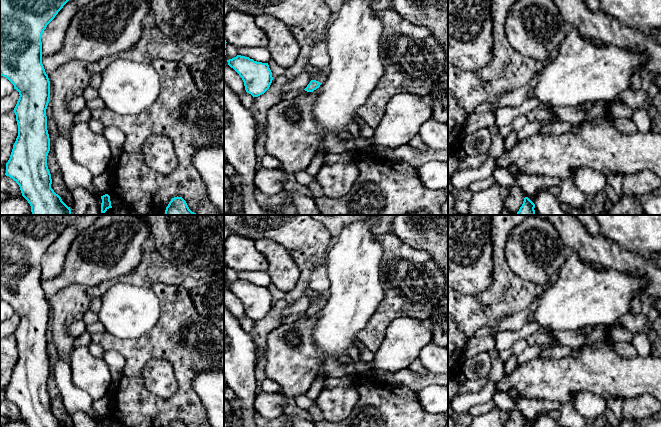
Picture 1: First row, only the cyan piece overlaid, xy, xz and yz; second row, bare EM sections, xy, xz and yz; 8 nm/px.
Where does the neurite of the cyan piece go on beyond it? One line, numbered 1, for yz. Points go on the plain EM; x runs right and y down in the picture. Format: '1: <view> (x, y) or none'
1: none

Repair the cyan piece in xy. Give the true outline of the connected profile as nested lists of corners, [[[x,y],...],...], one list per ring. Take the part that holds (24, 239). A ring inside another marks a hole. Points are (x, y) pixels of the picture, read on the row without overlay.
[[[0,215],[0,300],[6,301],[20,319],[13,334],[18,360],[6,387],[5,399],[19,409],[28,427],[64,427],[51,412],[52,403],[47,390],[50,362],[46,333],[50,322],[50,305],[42,288],[41,261],[73,216]]]

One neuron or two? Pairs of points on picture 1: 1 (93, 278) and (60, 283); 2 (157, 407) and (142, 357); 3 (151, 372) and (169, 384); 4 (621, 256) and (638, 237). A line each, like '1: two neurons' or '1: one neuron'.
1: one neuron
2: one neuron
3: one neuron
4: two neurons

